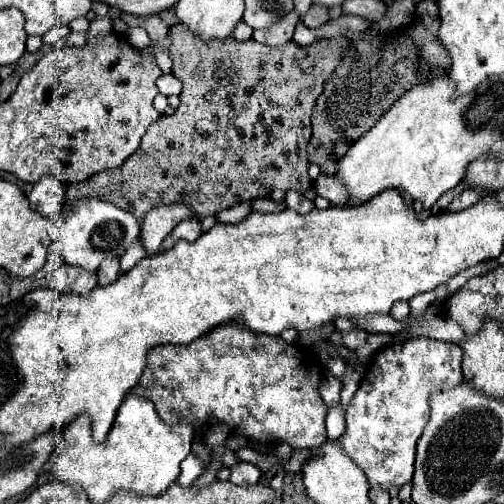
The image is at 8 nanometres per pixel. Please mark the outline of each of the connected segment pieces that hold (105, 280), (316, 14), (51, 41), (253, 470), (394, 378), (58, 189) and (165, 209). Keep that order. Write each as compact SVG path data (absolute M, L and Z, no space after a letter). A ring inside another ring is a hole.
M105 259L105 263L101 263L101 267L97 269L99 285L109 285L109 283L113 283L119 275L121 275L119 259Z
M313 5L309 13L305 13L301 17L301 23L309 29L315 29L315 27L321 27L323 23L327 23L327 9L321 7L321 5Z
M55 27L55 29L47 31L47 33L43 35L43 45L53 47L53 45L57 45L67 33L69 33L69 27Z
M237 463L231 467L229 481L235 485L257 485L261 479L261 469L251 463Z
M415 337L379 351L367 367L357 393L345 411L347 429L339 437L347 455L363 469L371 487L401 487L413 477L415 445L427 419L427 397L433 387L457 385L461 375L461 349L457 343L445 343L429 337Z
M45 175L31 187L27 199L33 211L41 213L43 217L53 217L65 205L65 187L57 179L53 179L53 175Z
M183 203L161 205L149 211L141 225L141 239L145 239L145 247L149 247L149 255L155 255L163 243L163 239L185 219L193 219L193 211Z

